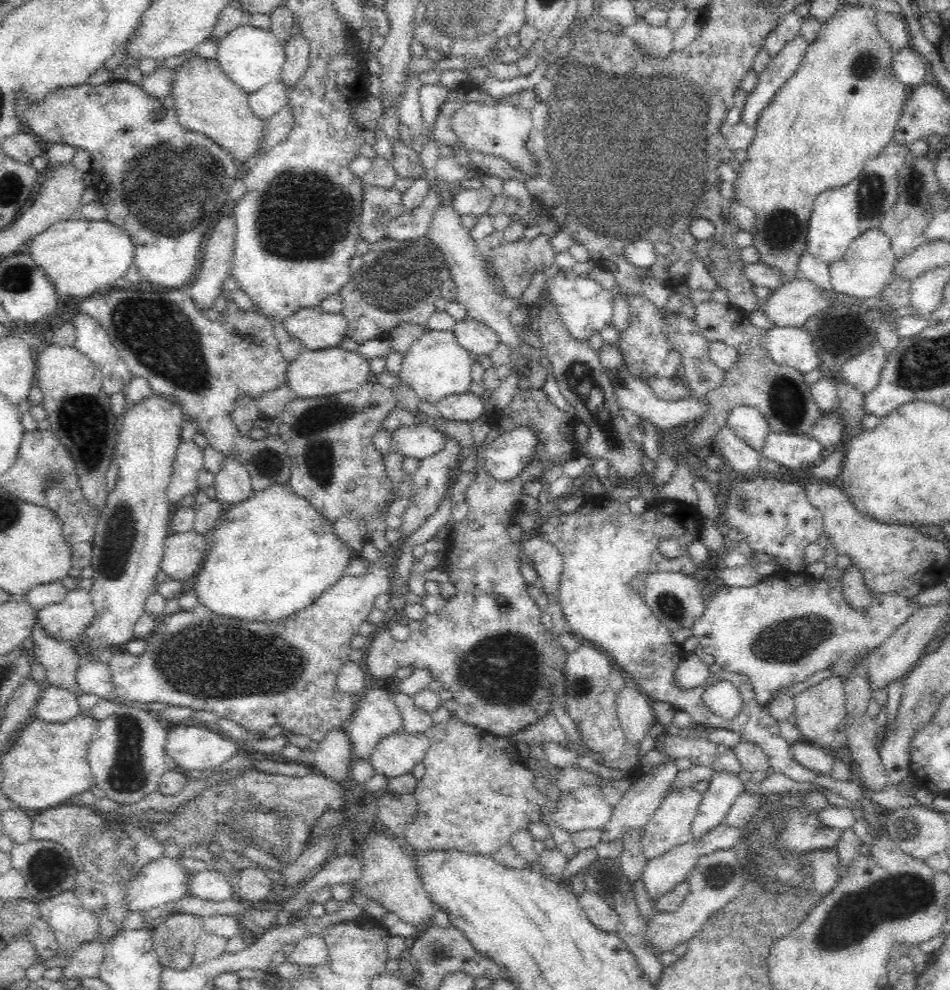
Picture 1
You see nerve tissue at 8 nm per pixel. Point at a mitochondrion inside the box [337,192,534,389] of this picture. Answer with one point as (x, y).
(397, 278)

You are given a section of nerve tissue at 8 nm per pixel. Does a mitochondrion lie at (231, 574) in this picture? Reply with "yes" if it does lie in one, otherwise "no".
no

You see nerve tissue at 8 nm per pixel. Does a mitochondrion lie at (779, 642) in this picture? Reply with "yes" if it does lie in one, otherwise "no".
yes

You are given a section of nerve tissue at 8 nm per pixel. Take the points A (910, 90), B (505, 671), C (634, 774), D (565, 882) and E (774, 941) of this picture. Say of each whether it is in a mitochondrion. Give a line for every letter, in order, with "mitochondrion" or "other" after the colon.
A: other
B: mitochondrion
C: other
D: other
E: other

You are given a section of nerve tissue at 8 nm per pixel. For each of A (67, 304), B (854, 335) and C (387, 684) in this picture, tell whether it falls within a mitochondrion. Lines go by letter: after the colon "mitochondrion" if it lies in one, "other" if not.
A: other
B: other
C: other

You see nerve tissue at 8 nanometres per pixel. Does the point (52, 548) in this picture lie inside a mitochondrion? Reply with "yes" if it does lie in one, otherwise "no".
no

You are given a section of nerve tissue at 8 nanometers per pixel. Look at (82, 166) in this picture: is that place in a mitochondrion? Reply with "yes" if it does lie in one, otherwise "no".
no

